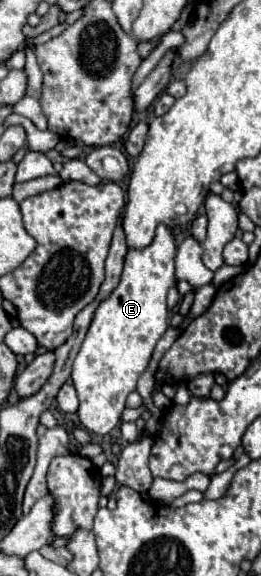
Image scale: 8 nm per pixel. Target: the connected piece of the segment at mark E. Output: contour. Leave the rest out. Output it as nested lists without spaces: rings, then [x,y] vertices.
[[[157,225],[157,235],[151,245],[143,249],[129,249],[125,255],[125,267],[119,285],[111,291],[107,299],[99,303],[99,307],[93,313],[89,331],[85,335],[85,341],[73,361],[73,385],[79,395],[79,421],[81,425],[95,433],[95,435],[107,435],[119,421],[121,413],[125,409],[125,399],[131,391],[137,387],[139,375],[147,369],[149,359],[153,355],[155,343],[161,339],[161,335],[167,331],[167,291],[177,283],[173,273],[173,259],[175,259],[175,237],[167,225]]]

